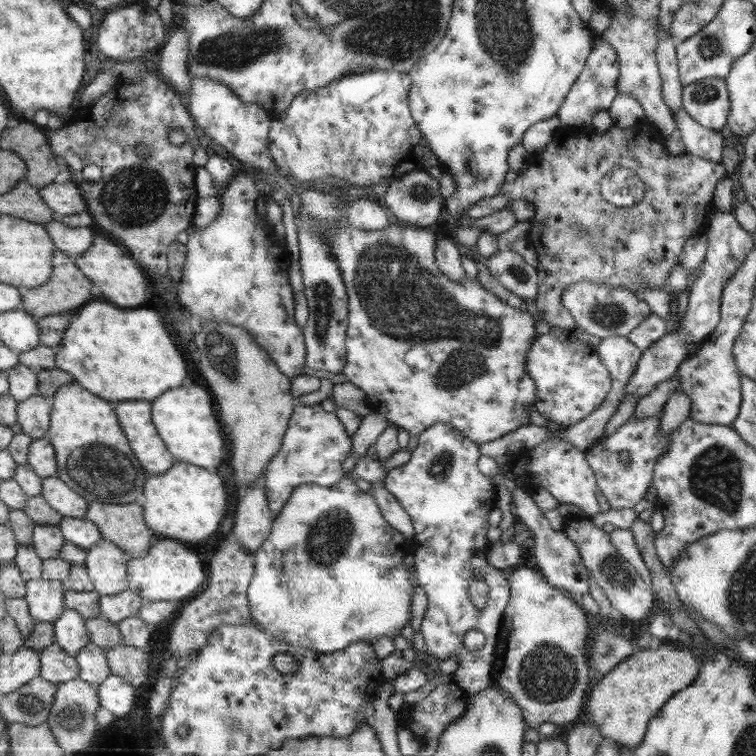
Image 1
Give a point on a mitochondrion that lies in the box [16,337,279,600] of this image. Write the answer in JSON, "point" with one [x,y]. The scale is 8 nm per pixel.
{"point":[100,470]}

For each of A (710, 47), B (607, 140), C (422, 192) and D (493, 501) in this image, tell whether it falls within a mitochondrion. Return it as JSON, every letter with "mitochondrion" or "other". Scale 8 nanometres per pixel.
{"A":"mitochondrion","B":"other","C":"mitochondrion","D":"other"}

